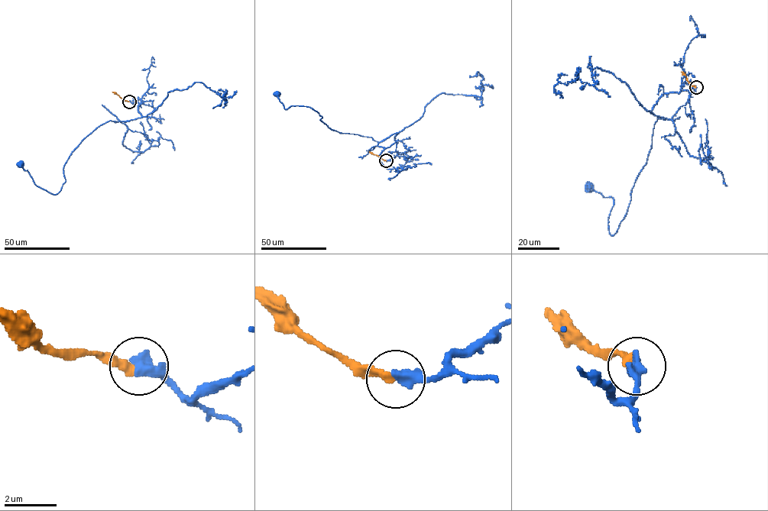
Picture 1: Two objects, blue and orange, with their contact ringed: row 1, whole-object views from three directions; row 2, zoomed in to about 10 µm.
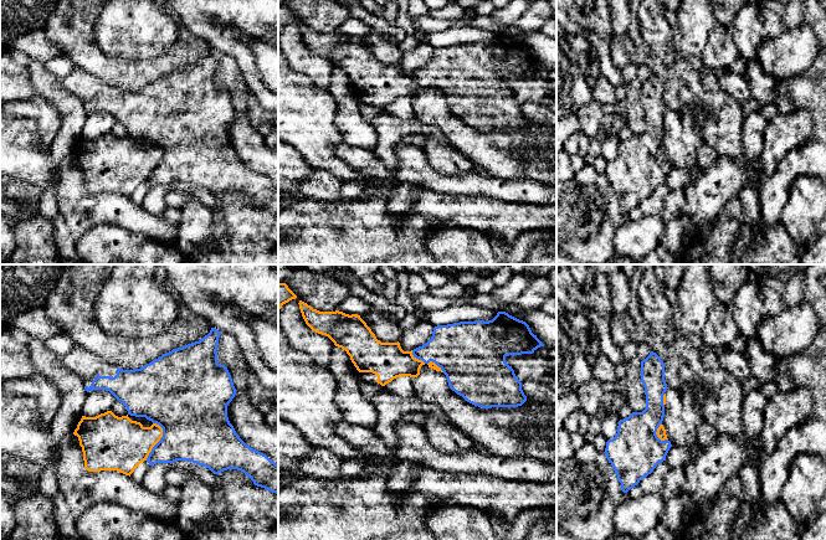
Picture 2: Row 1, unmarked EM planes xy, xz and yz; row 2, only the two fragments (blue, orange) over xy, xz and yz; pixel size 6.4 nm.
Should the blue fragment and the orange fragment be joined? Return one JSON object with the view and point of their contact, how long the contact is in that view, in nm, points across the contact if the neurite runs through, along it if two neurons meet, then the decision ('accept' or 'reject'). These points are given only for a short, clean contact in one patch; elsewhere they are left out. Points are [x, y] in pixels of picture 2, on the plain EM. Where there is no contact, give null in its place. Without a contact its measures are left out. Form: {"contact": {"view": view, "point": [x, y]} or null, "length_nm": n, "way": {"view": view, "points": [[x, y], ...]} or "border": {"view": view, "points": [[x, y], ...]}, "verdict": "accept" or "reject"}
{"contact": {"view": "xy", "point": [159, 163]}, "length_nm": 260, "verdict": "reject"}

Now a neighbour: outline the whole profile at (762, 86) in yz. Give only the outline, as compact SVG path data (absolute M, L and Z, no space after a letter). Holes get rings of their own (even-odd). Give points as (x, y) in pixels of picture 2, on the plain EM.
M758 58L749 61L743 77L747 81L751 97L760 106L774 102L778 81L764 71Z

